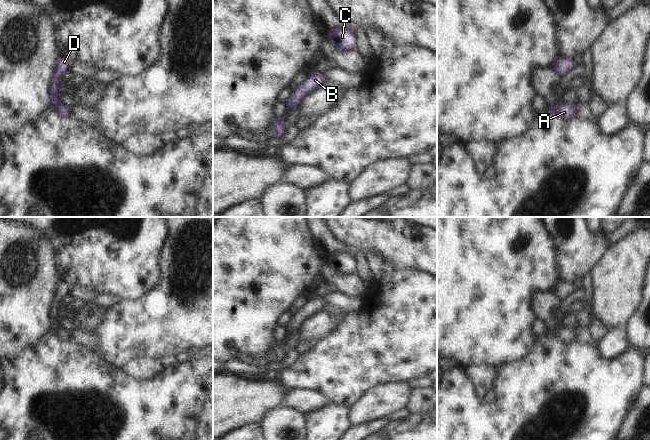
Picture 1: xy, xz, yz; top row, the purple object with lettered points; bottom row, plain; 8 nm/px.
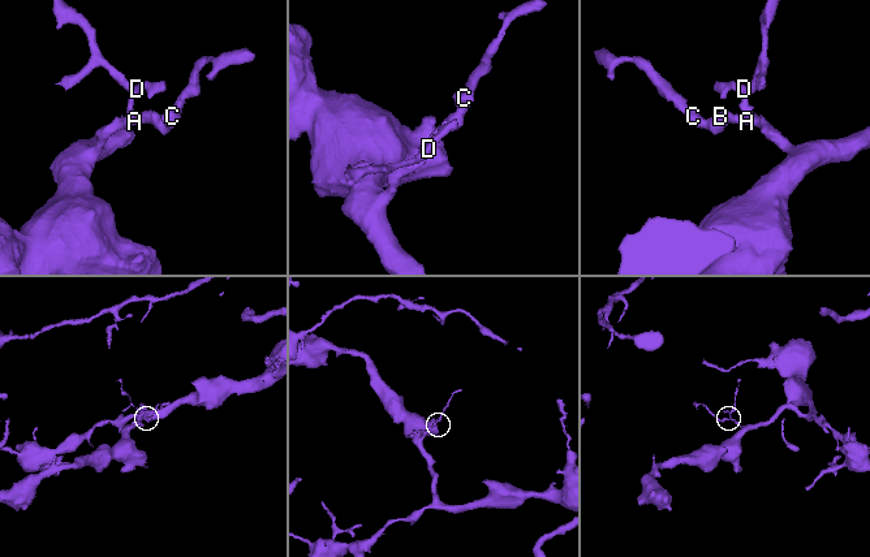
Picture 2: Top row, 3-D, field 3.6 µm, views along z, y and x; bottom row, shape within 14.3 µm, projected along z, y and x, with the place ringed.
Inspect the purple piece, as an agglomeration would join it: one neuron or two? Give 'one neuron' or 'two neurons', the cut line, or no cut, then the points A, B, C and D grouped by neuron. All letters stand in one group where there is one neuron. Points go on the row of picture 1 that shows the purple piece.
two neurons | xz (283, 116), (283, 119), (273, 126) | A B C / D

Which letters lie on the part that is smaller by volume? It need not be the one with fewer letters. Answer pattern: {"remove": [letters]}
{"remove": ["D"]}

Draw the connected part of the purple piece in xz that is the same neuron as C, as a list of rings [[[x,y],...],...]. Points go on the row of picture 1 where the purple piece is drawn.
[[[330,29],[327,32],[327,39],[339,49],[349,49],[356,42],[354,34],[348,29]]]

